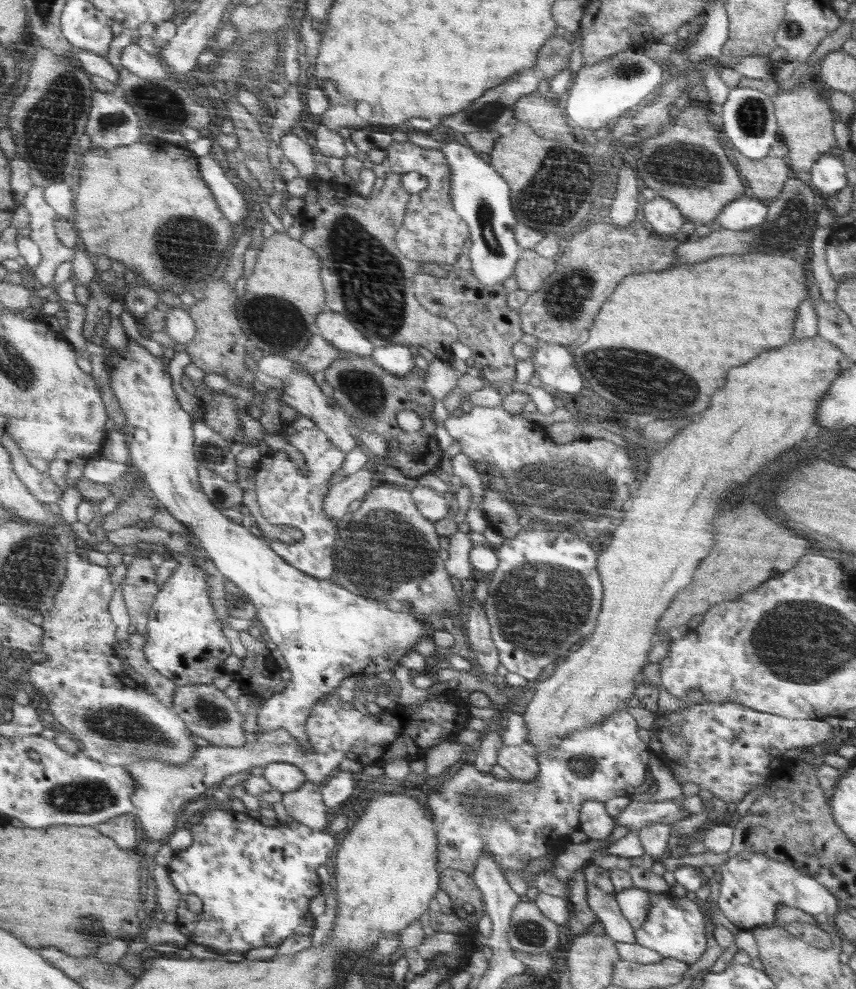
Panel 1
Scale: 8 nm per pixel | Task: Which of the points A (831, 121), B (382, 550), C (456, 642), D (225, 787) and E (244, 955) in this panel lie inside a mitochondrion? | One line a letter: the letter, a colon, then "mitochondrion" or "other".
A: other
B: mitochondrion
C: other
D: other
E: other

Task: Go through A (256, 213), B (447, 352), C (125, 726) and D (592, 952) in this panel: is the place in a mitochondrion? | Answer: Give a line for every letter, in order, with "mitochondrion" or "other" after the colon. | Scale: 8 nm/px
A: other
B: other
C: mitochondrion
D: other

